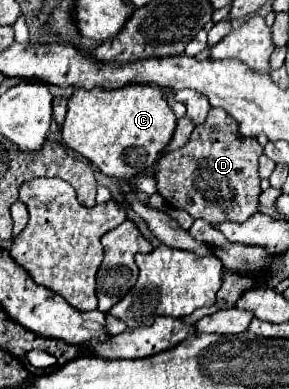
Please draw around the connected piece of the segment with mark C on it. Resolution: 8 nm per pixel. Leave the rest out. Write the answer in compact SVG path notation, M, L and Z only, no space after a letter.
M133 83L121 89L77 89L69 97L67 117L61 125L61 139L67 147L95 163L103 175L115 179L131 179L131 175L149 169L157 155L165 151L175 125L177 119L173 109L167 105L159 87Z

